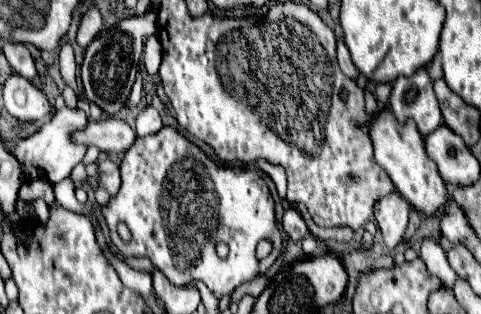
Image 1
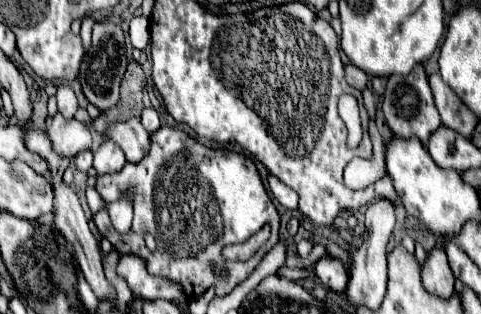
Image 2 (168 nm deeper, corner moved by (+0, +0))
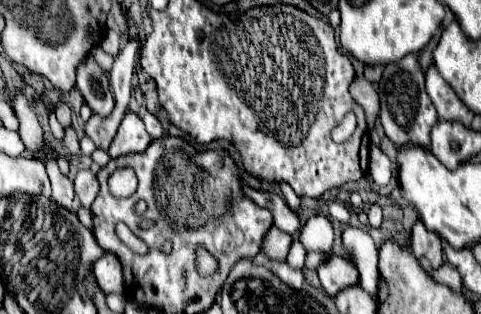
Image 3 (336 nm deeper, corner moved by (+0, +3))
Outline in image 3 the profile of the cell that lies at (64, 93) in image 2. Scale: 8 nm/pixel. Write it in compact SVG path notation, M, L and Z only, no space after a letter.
M59 101L59 103L57 103L55 115L57 115L57 121L59 121L65 129L67 129L67 127L71 127L71 109L69 109L63 101Z

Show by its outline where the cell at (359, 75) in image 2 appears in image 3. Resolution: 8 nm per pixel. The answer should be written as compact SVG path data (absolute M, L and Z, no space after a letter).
M357 77L353 81L353 85L351 85L351 95L363 107L365 119L367 119L367 127L371 131L373 125L375 125L375 119L379 115L379 97L377 97L377 91L371 87L371 83L365 77Z

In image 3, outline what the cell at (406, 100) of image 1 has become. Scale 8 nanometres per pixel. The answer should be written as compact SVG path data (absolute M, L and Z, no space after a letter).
M407 55L397 63L389 63L383 69L383 77L379 81L379 97L381 97L381 111L379 119L383 123L385 135L393 141L397 149L407 147L409 143L429 149L429 133L431 127L437 123L437 111L425 91L425 75L419 67L417 55Z

